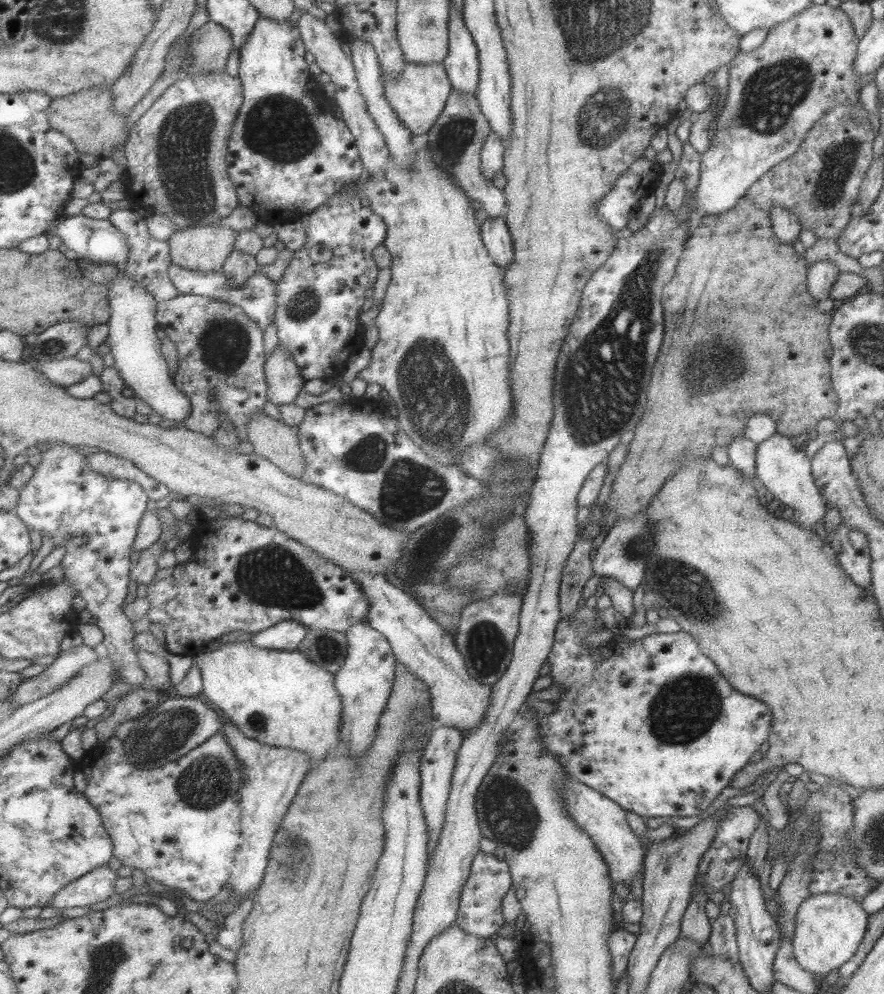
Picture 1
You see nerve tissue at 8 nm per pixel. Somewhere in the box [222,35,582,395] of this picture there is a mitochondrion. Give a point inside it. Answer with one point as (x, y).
(278, 127)

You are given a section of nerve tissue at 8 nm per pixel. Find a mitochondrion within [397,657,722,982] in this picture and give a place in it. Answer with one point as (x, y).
(508, 812)

